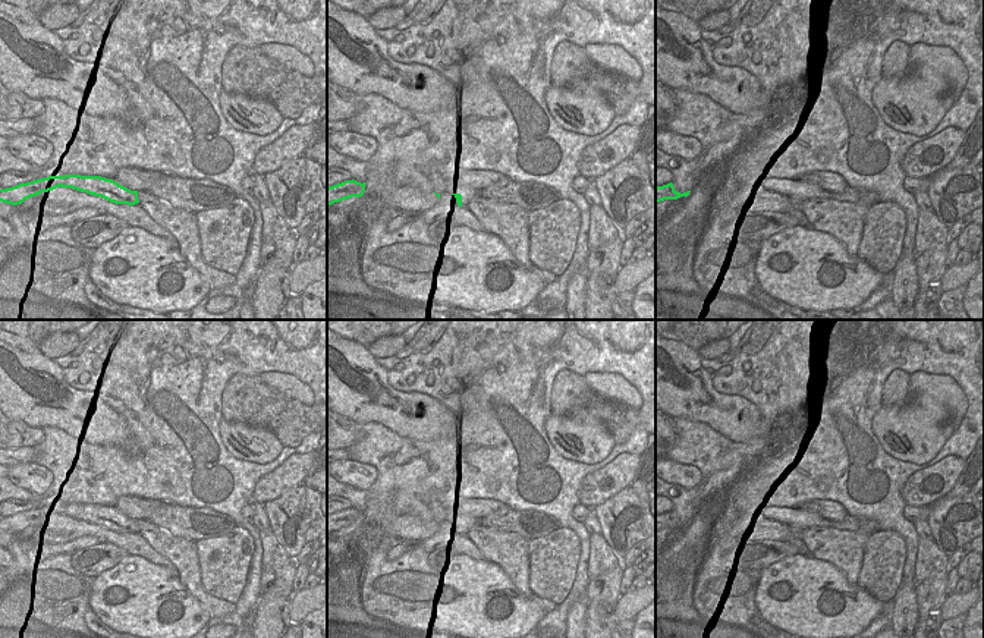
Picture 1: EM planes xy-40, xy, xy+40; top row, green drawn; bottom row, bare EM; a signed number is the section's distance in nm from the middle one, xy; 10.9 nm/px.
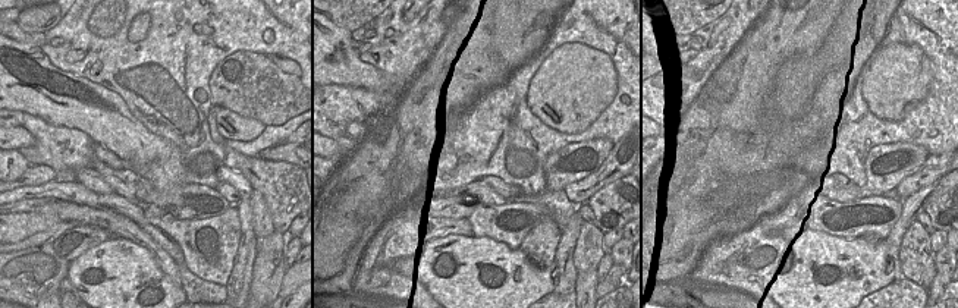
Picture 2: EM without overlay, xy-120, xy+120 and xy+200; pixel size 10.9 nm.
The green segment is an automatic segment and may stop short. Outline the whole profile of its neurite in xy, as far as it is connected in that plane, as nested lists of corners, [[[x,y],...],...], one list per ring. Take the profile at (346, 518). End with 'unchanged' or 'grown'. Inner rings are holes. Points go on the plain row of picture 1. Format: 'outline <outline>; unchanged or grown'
outline [[[345,509],[342,512],[333,513],[327,516],[327,534],[334,531],[352,527],[352,525],[362,525],[365,521],[365,510],[356,509]]]; unchanged

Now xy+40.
outline [[[667,512],[667,513],[663,513],[663,515],[657,515],[656,516],[656,532],[660,531],[660,529],[664,529],[664,528],[678,528],[680,525],[688,525],[691,519],[688,521],[676,521],[675,519],[675,515],[673,512]]]; unchanged

